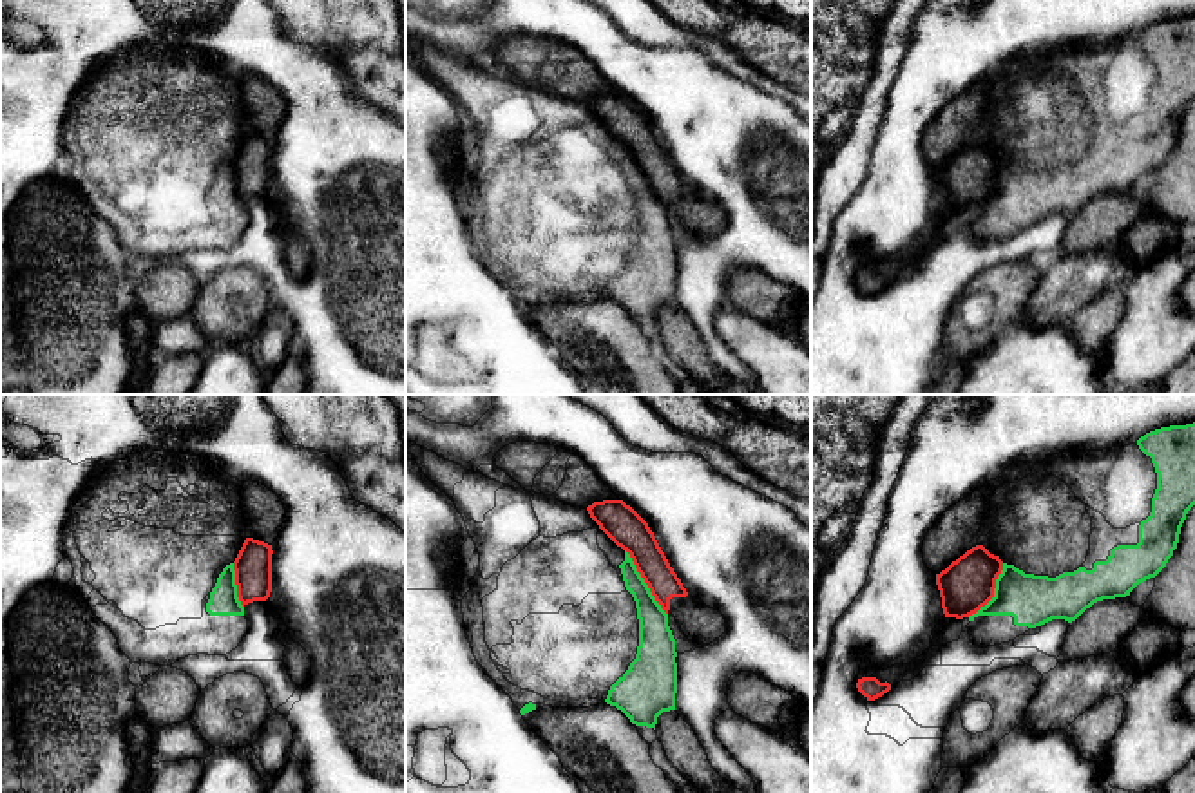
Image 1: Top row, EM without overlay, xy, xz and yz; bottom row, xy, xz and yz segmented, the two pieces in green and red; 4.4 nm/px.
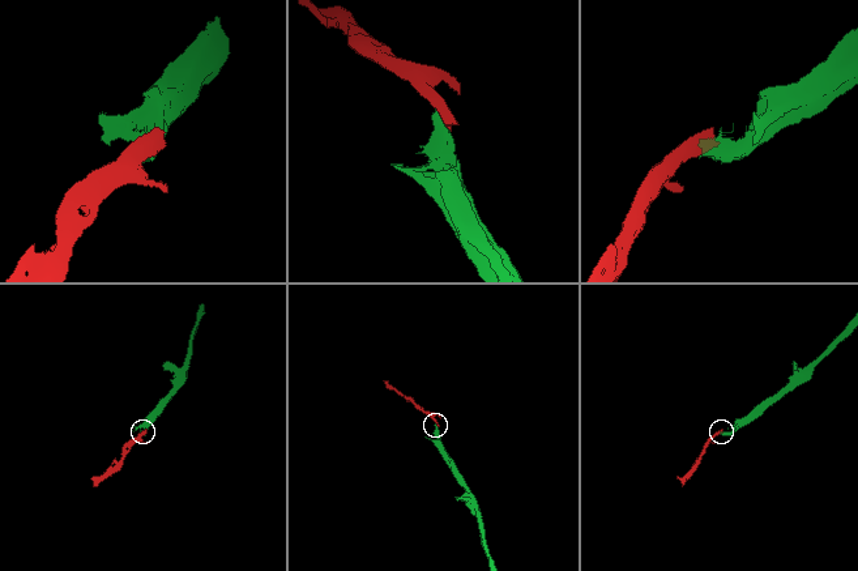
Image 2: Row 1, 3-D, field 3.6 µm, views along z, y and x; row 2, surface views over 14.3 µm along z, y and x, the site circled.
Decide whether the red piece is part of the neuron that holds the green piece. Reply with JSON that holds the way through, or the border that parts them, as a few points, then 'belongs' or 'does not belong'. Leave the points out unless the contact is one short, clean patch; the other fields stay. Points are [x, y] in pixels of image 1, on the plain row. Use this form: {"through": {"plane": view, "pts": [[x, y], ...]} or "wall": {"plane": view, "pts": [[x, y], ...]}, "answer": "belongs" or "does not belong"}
{"wall": {"plane": "xz", "pts": [[625, 143], [650, 189], [667, 209]]}, "answer": "does not belong"}

